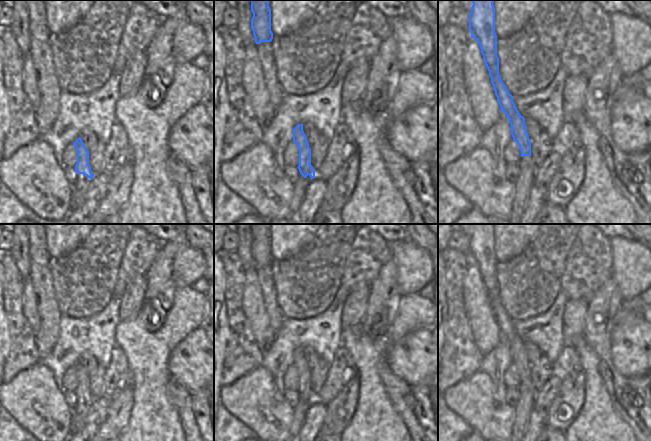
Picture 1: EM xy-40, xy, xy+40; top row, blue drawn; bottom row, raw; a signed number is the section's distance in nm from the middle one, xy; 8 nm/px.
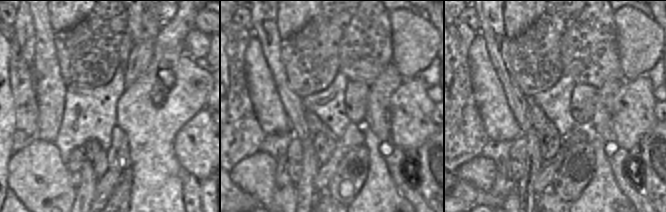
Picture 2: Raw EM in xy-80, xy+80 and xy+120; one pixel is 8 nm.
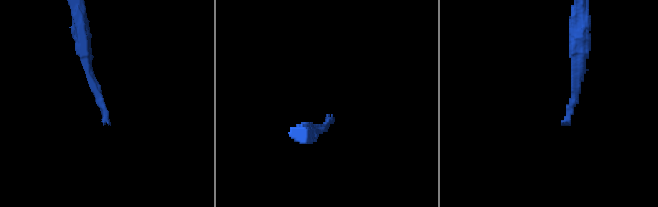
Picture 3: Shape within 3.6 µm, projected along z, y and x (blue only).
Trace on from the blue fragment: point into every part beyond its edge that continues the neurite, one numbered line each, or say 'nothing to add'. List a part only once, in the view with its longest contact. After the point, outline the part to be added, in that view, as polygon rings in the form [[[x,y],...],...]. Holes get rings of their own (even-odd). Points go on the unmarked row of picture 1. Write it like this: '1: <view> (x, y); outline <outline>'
1: xy-40 (79, 413); outline [[[77,398],[77,403],[71,410],[71,433],[78,432],[83,428],[90,407],[90,402],[84,398]]]

